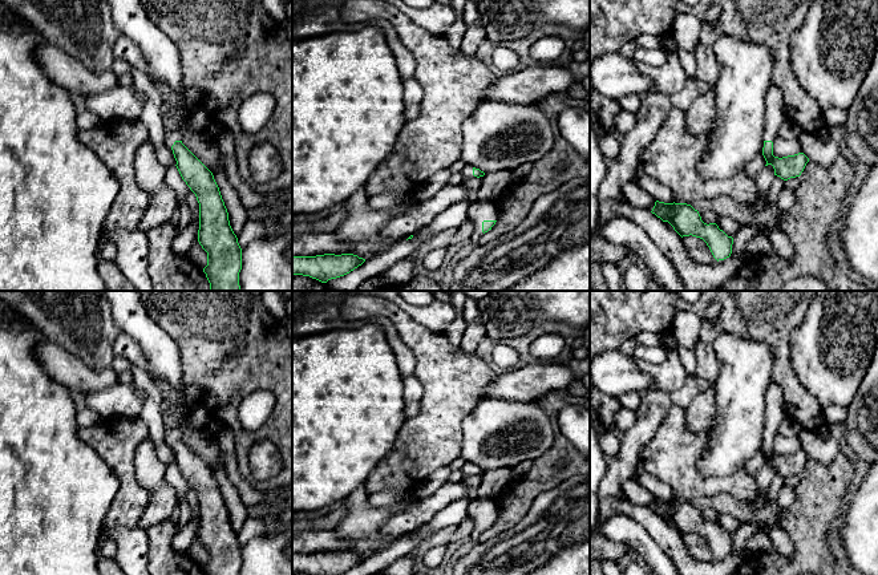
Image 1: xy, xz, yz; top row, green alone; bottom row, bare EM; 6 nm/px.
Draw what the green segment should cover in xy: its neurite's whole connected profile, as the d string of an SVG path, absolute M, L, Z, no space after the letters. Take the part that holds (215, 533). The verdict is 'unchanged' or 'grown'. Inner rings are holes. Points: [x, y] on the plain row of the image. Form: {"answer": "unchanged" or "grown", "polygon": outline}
{"answer": "grown", "polygon": "M155 382L161 394L166 442L173 448L177 466L199 501L198 539L207 550L206 575L239 575L242 546L213 470L182 441L177 417L187 413L183 390Z"}

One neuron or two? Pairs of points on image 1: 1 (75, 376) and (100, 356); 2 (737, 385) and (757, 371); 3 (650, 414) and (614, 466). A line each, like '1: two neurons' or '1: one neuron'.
1: two neurons
2: one neuron
3: one neuron

